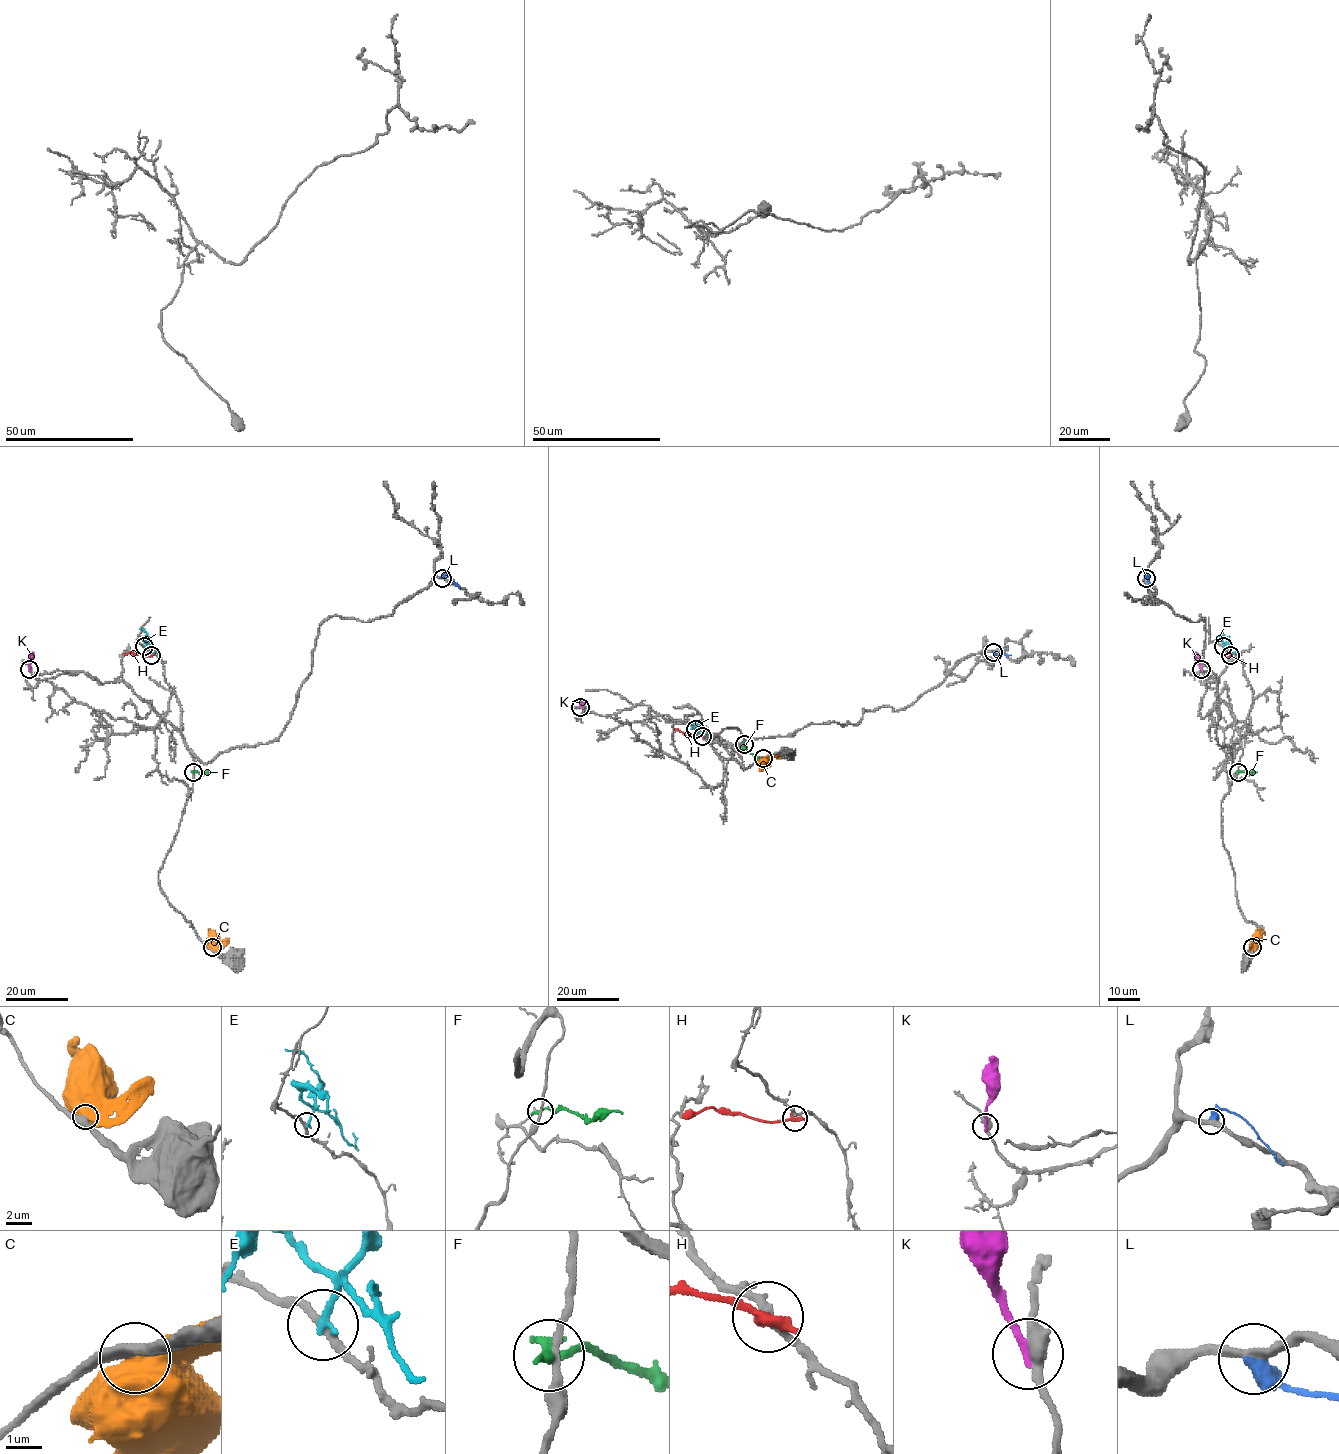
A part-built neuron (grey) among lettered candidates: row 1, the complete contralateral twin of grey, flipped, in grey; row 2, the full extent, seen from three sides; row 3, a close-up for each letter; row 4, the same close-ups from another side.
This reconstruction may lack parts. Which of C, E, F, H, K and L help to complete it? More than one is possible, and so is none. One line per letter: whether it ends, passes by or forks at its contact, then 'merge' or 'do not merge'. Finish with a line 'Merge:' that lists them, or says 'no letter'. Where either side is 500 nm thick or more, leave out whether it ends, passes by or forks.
C: do not merge
E: it ends | do not merge
F: it ends | do not merge
H: it ends | do not merge
K: it ends | do not merge
L: do not merge
Merge: no letter

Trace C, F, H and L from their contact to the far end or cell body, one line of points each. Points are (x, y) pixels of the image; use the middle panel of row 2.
C: (763, 758), (759, 771)
F: (744, 744), (759, 763)
H: (702, 736), (684, 734), (674, 729)
L: (993, 651), (1011, 655)

